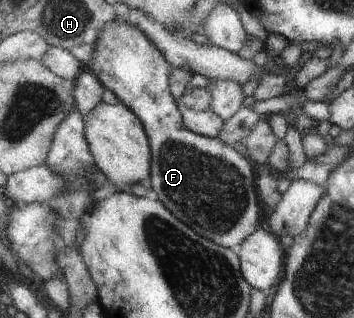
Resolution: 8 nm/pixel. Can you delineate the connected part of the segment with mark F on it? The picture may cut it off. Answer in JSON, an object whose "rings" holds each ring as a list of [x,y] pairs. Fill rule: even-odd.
{"rings":[[[119,18],[119,21],[111,21],[104,26],[89,66],[95,70],[105,88],[109,88],[119,102],[127,105],[144,123],[152,147],[152,174],[147,183],[152,194],[201,236],[224,247],[243,244],[259,228],[261,216],[255,169],[239,149],[226,145],[221,139],[197,134],[185,126],[184,114],[177,108],[170,89],[170,74],[174,66],[166,60],[161,50],[141,29]]]}

